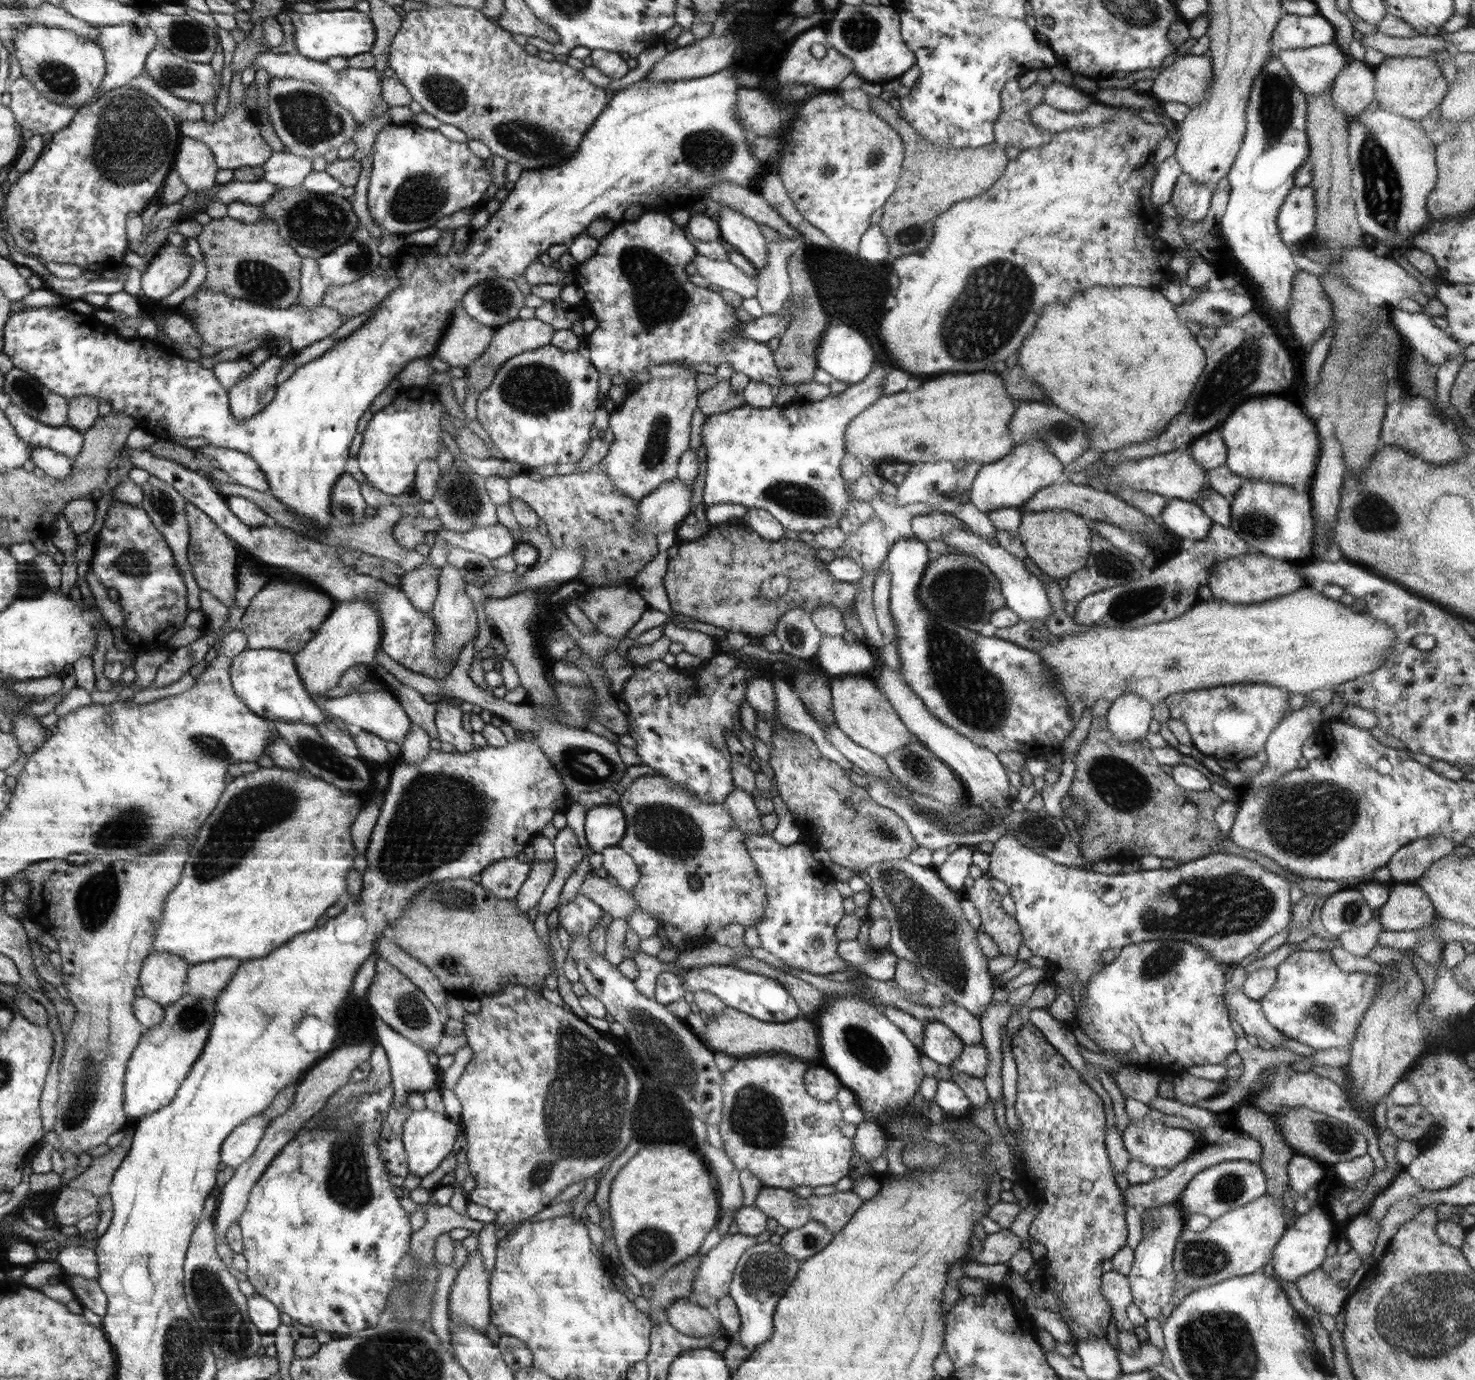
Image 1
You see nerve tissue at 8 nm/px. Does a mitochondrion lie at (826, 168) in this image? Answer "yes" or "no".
yes

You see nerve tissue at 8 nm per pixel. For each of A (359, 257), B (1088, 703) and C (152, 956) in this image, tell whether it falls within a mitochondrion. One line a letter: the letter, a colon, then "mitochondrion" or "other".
A: mitochondrion
B: other
C: other

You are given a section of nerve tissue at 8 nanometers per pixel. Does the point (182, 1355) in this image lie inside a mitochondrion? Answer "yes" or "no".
yes

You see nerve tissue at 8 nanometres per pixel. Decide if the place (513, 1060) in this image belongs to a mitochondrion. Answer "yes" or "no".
no

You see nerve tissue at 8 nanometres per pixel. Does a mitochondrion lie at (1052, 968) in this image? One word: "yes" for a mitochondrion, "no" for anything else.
no

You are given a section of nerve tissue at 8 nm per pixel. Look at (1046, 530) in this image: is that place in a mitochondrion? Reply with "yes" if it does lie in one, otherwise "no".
no

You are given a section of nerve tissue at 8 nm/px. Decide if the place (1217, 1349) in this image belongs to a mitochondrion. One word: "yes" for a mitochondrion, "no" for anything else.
yes

